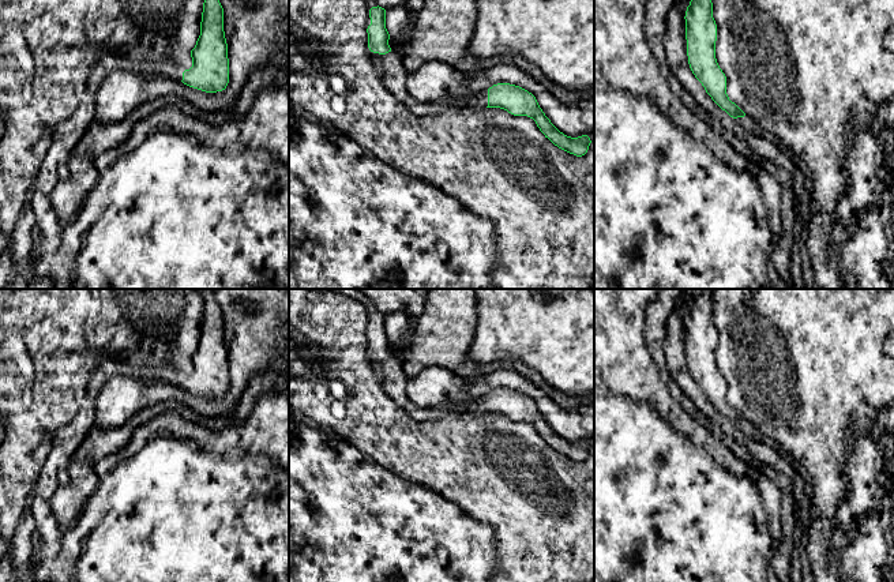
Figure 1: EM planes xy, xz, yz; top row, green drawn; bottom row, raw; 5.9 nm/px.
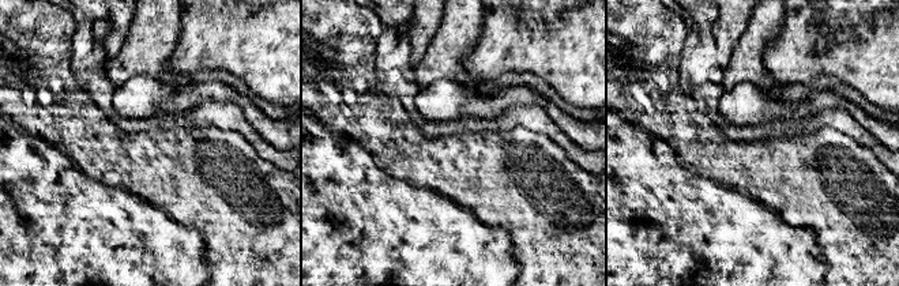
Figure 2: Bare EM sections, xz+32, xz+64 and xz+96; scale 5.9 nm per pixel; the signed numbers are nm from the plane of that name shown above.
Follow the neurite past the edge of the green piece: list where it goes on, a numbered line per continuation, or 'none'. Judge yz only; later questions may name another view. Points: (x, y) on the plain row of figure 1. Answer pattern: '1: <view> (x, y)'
1: yz (747, 428)

